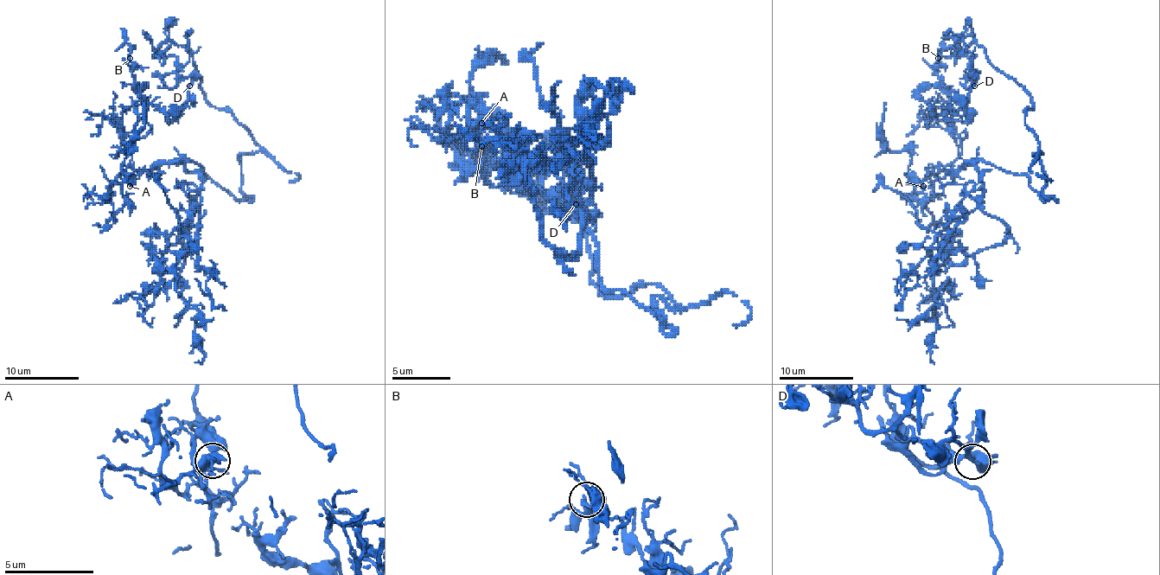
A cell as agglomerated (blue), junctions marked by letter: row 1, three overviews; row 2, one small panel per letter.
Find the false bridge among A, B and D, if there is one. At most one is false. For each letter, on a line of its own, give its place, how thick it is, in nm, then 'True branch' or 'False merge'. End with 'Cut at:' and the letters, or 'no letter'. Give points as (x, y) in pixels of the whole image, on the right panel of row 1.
A: Place: (923, 186). Thickness 170 nm. True branch
B: Place: (938, 58). Thickness 190 nm. True branch
D: Place: (974, 86). Thickness 180 nm. True branch
Cut at: no letter

